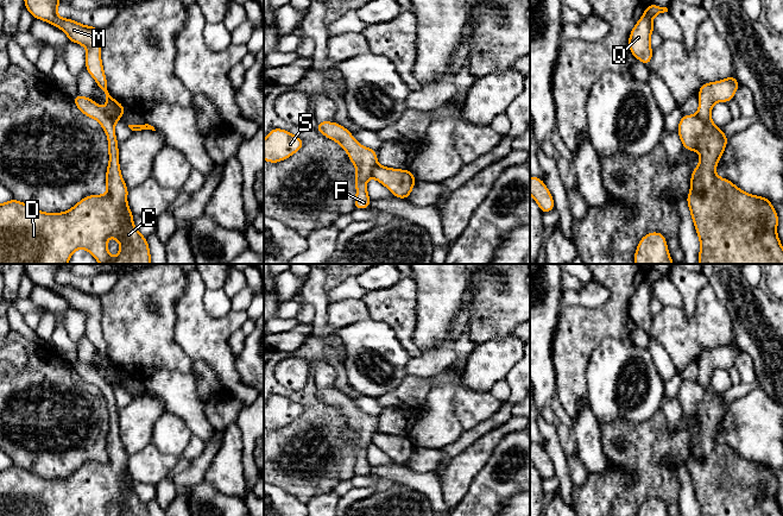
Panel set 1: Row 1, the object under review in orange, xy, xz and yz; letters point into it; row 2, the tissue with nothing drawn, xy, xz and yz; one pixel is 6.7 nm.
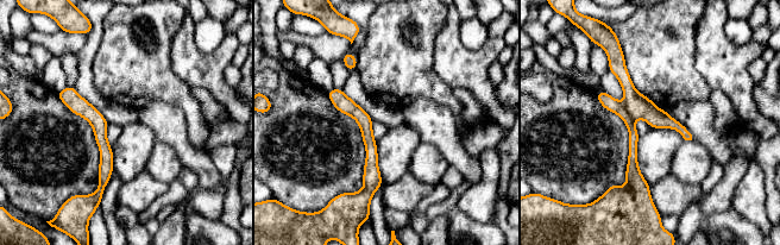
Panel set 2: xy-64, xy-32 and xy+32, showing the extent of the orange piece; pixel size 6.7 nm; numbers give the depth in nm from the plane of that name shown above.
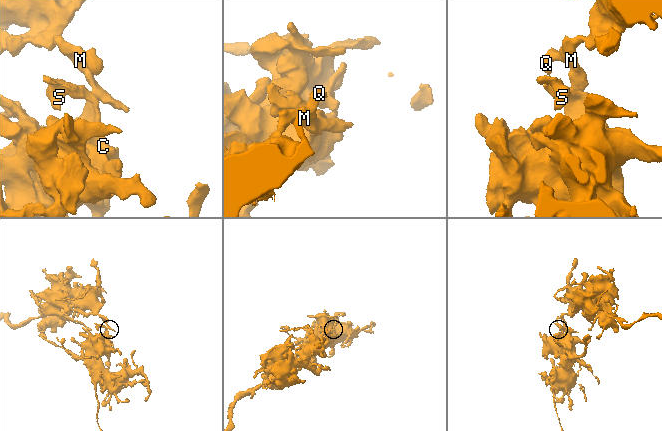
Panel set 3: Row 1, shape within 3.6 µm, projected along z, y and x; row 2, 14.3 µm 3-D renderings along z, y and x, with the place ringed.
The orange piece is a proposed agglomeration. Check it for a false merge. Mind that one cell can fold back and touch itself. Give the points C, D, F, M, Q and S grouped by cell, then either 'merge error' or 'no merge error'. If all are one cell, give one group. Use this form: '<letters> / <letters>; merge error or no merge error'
C D F M Q S; no merge error

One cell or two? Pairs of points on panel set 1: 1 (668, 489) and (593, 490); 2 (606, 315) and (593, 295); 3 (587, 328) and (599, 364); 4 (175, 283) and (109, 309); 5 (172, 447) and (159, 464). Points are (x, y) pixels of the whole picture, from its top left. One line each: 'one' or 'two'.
1: one
2: two
3: two
4: one
5: two

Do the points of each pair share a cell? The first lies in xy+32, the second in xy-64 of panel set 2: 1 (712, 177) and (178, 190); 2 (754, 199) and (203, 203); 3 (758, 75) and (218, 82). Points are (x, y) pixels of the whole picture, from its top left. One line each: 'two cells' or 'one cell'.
1: two cells
2: one cell
3: two cells

